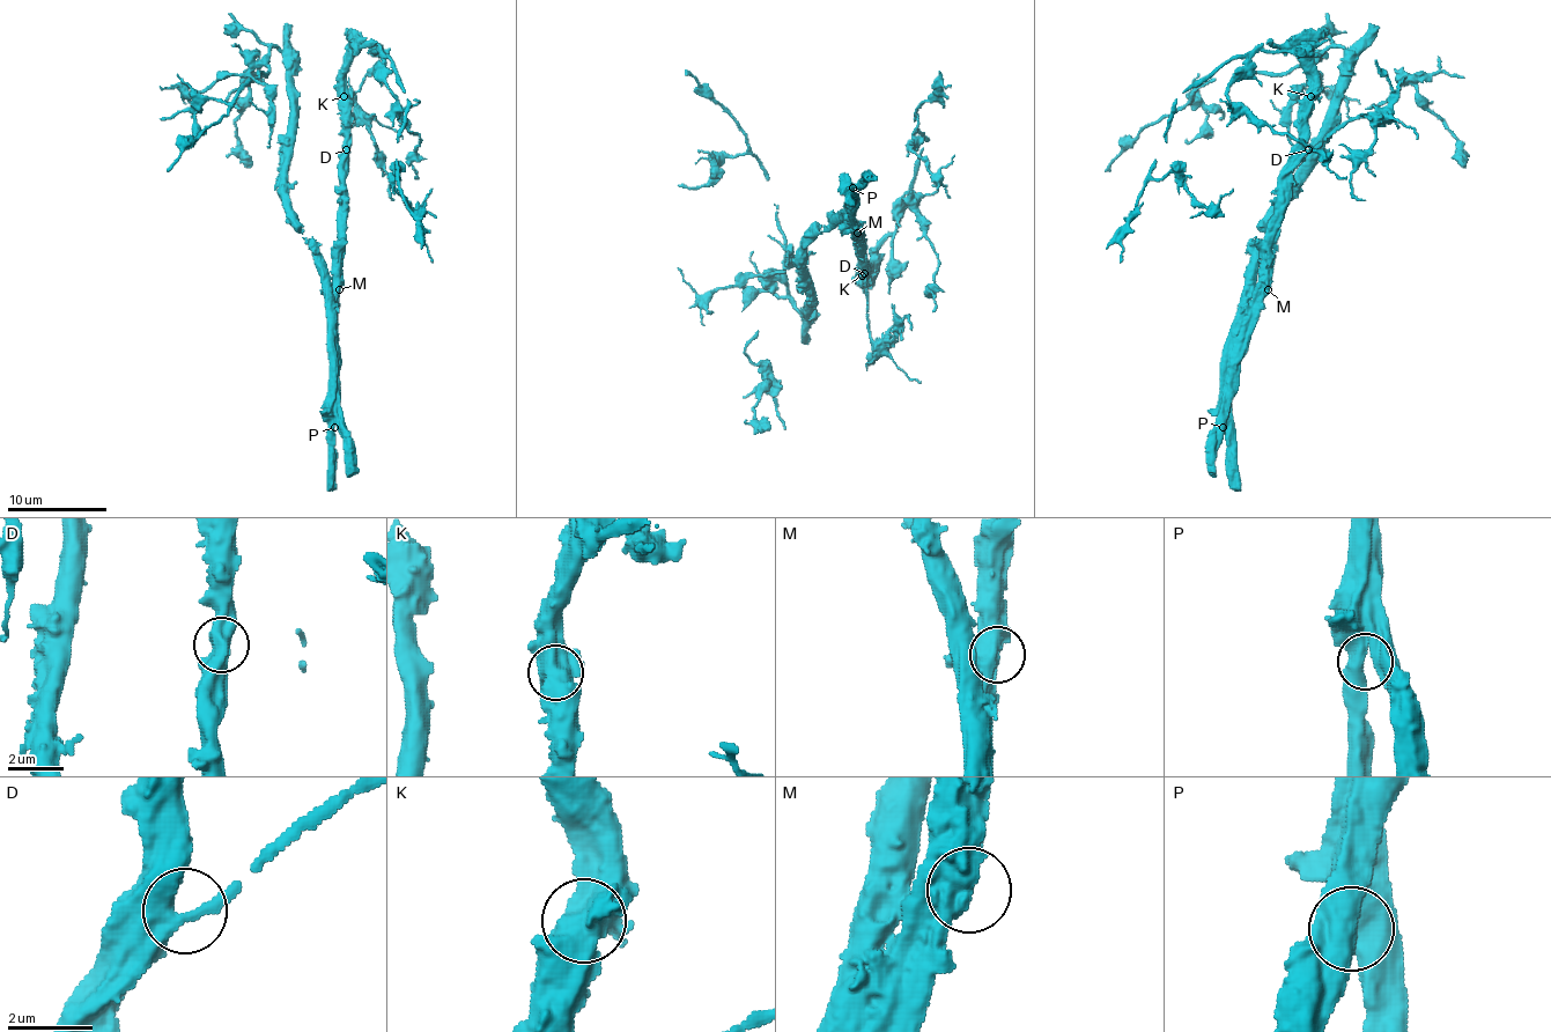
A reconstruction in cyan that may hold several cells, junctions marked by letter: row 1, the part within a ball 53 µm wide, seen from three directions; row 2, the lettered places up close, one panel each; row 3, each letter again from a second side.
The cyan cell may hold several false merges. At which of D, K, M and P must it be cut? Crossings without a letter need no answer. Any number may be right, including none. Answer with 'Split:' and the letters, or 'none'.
Split: none

